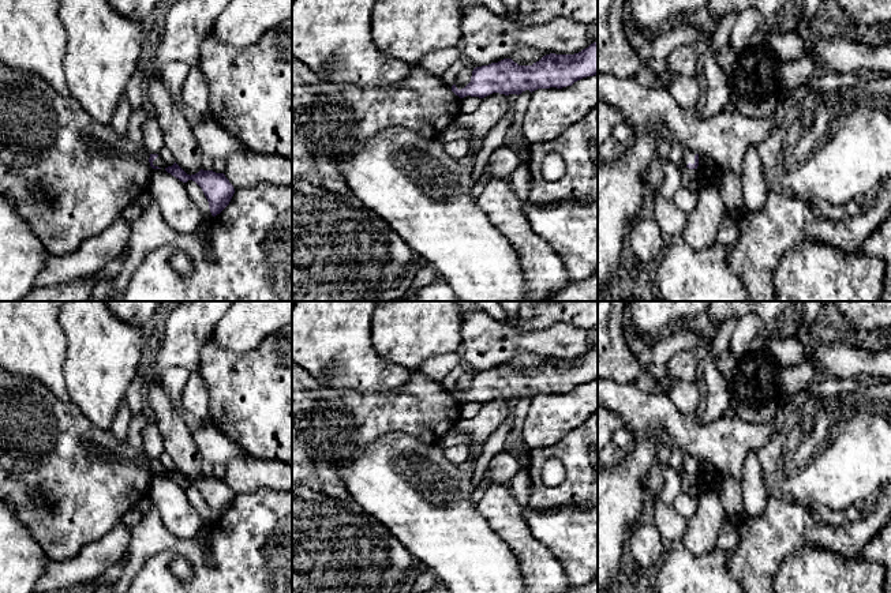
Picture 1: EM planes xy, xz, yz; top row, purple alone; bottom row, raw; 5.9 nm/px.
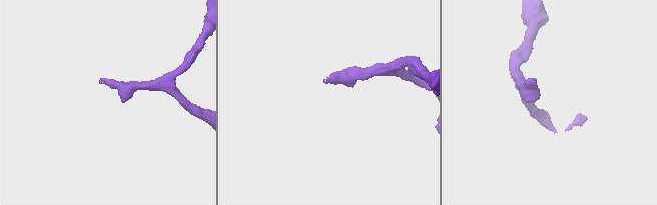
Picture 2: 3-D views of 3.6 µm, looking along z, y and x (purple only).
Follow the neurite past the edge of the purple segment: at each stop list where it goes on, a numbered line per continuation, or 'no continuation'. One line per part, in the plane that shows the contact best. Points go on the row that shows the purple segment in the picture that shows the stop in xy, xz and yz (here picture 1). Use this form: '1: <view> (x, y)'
1: yz (688, 156)

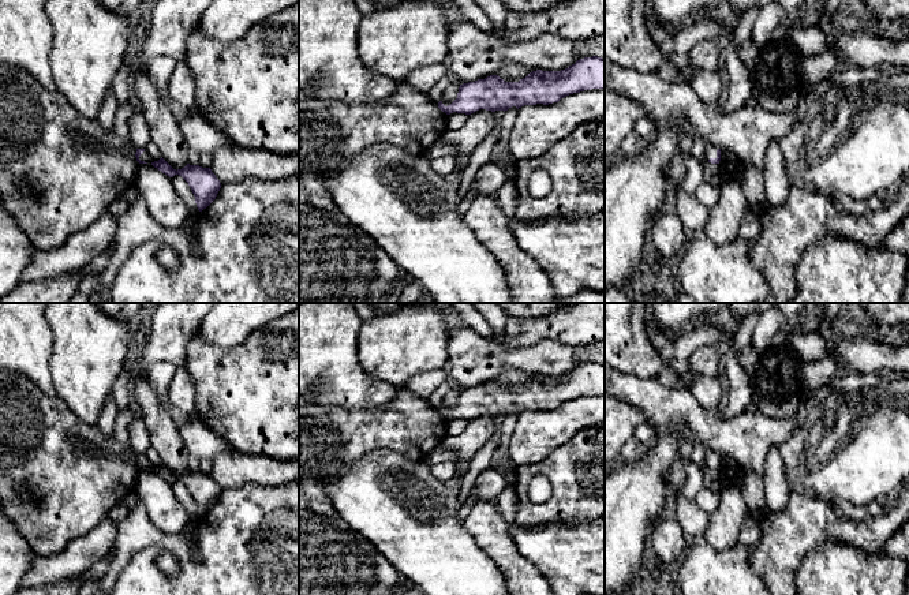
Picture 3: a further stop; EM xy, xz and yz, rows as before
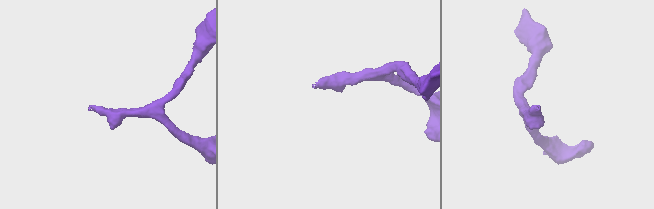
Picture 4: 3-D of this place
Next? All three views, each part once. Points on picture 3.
1: yz (710, 150)

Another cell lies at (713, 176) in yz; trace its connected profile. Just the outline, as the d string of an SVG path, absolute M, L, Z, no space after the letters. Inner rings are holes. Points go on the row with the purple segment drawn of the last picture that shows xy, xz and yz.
M695 136L691 147L691 154L703 162L704 171L704 182L711 184L712 187L722 188L725 180L721 175L721 169L718 164L711 164L704 157L704 150L708 142L703 138Z

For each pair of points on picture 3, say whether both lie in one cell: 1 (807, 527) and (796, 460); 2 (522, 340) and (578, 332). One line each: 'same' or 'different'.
1: different
2: same

